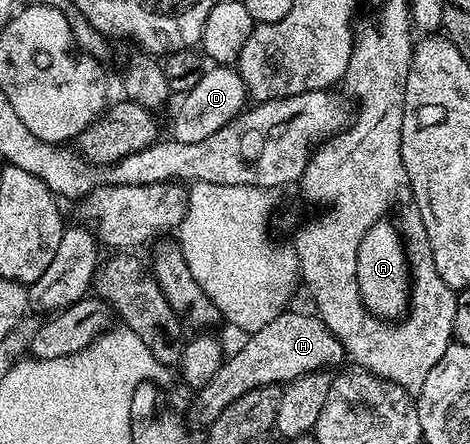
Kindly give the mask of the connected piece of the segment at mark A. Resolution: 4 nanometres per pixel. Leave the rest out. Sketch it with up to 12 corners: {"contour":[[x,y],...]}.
{"contour":[[389,221],[358,245],[366,309],[395,321],[410,306],[410,256]]}

